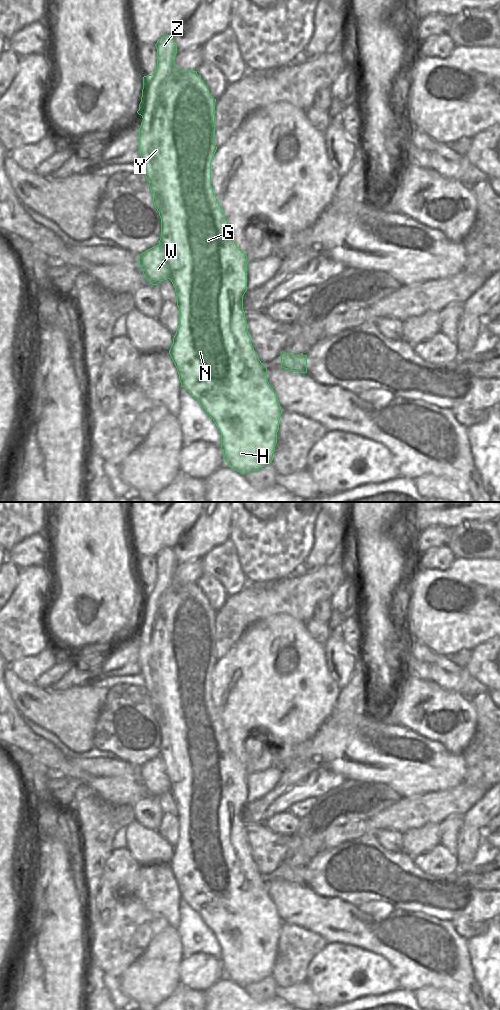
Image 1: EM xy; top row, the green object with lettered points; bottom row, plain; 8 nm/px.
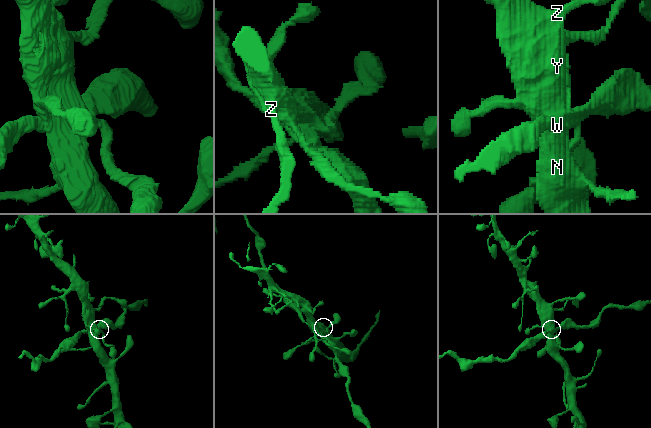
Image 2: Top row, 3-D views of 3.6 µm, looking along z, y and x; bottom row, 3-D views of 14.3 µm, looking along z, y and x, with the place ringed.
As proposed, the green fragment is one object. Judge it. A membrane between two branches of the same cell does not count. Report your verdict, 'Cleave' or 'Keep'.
Cleave

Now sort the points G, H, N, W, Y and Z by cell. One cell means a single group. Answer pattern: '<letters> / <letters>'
G H N Y Z / W

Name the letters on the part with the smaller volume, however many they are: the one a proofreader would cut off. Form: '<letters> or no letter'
W

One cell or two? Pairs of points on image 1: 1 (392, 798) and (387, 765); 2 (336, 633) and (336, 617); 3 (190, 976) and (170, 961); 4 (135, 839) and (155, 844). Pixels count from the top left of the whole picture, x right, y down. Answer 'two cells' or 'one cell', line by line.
1: two cells
2: one cell
3: two cells
4: one cell

